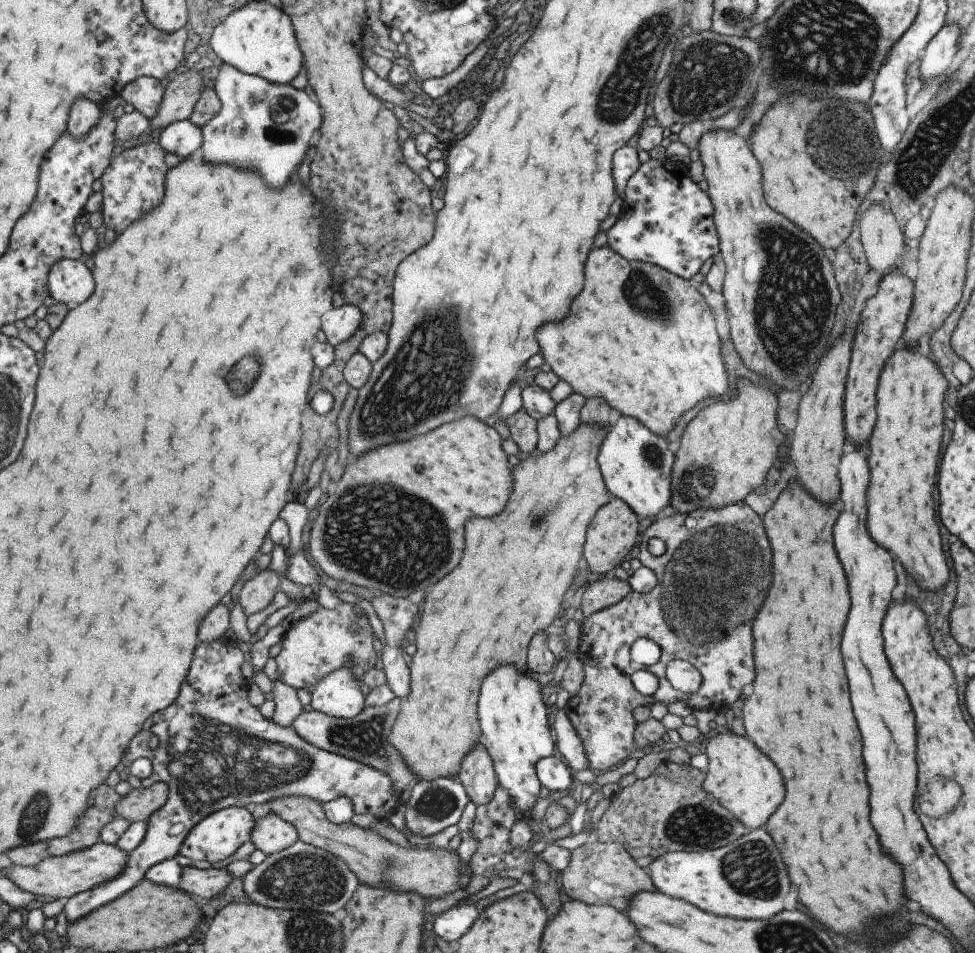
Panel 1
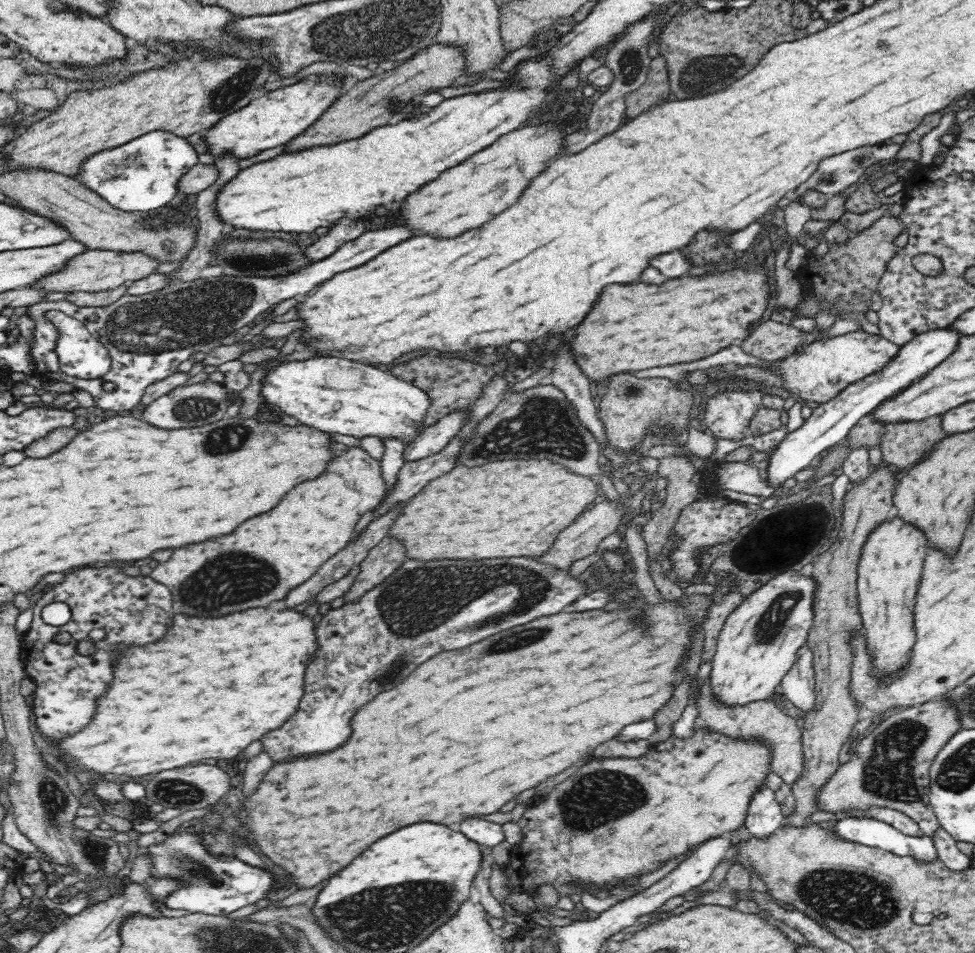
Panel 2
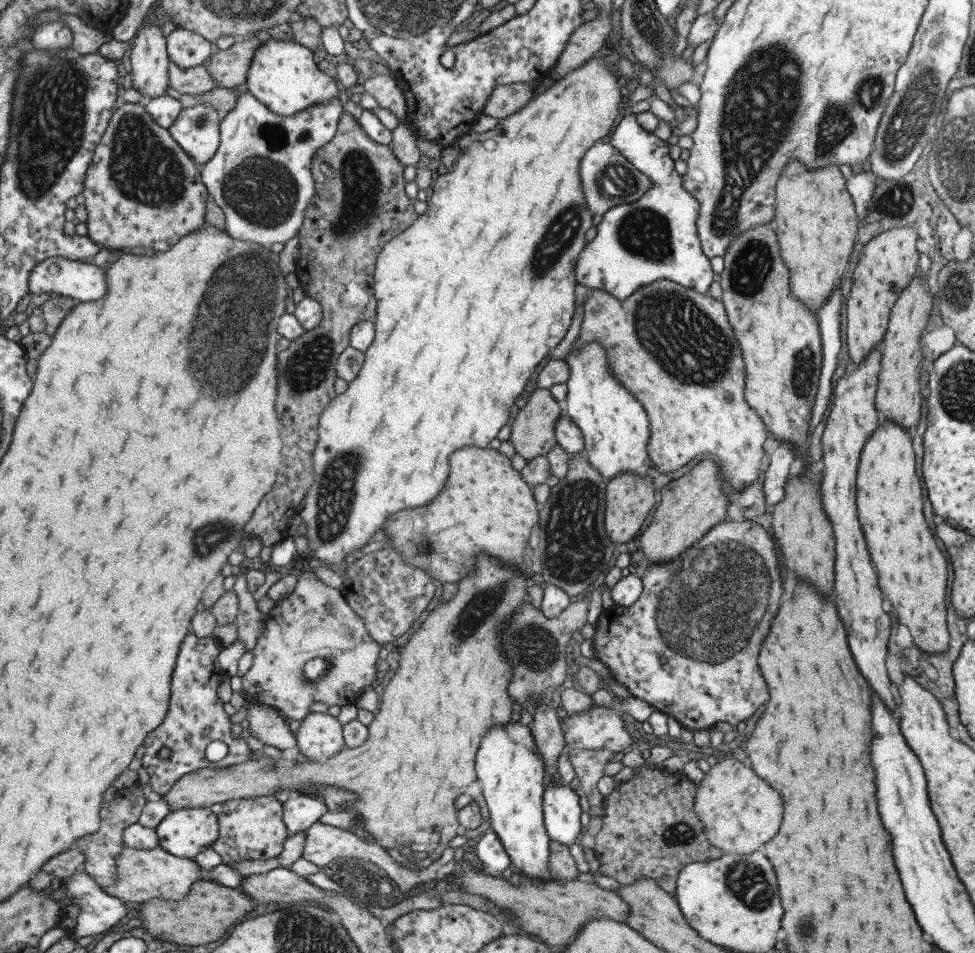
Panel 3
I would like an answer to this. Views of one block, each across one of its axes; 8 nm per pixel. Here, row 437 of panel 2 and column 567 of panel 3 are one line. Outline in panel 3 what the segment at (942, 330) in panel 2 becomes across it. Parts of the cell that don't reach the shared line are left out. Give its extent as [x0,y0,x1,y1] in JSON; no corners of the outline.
[542,780,581,846]

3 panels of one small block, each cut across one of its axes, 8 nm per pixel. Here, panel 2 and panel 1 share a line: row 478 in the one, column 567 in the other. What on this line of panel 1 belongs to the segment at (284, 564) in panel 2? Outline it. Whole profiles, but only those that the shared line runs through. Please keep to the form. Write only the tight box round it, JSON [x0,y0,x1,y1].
[535,246,729,436]

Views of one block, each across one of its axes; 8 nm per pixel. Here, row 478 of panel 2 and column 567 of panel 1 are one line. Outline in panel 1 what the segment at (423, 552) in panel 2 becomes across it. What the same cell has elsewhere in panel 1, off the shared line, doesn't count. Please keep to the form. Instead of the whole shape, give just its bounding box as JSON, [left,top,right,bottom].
[387,424,609,780]

